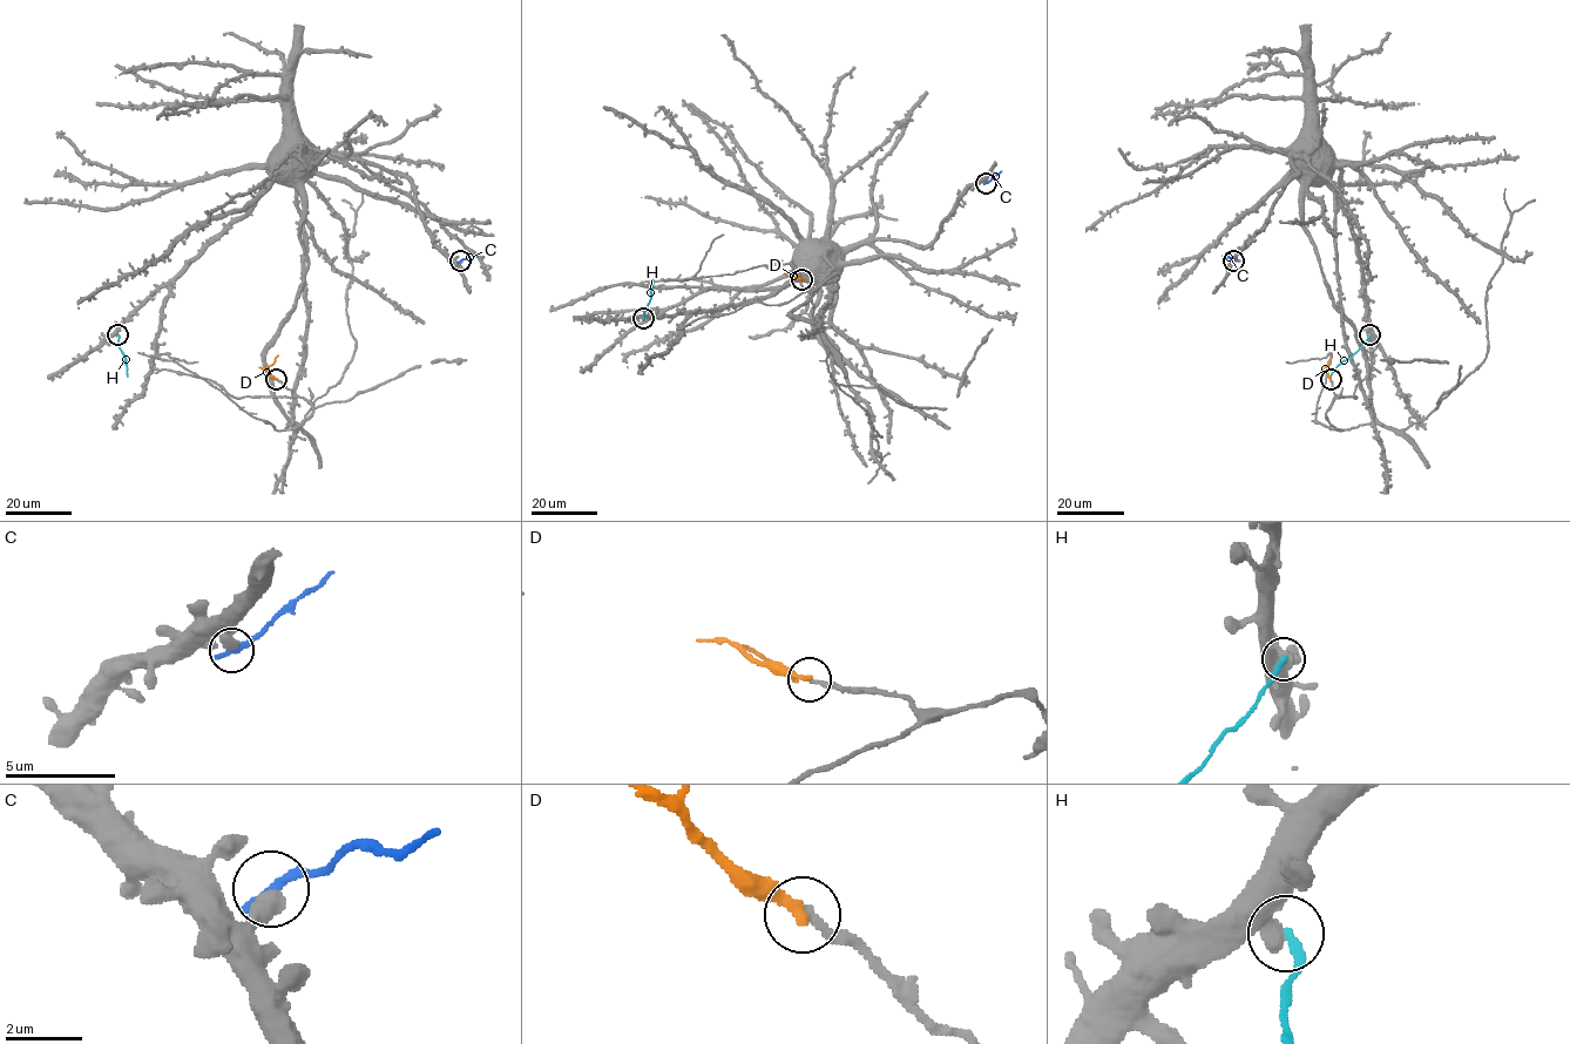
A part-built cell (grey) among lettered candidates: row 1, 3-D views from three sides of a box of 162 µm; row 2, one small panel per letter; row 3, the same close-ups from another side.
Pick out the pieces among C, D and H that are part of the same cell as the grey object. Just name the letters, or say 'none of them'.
D

